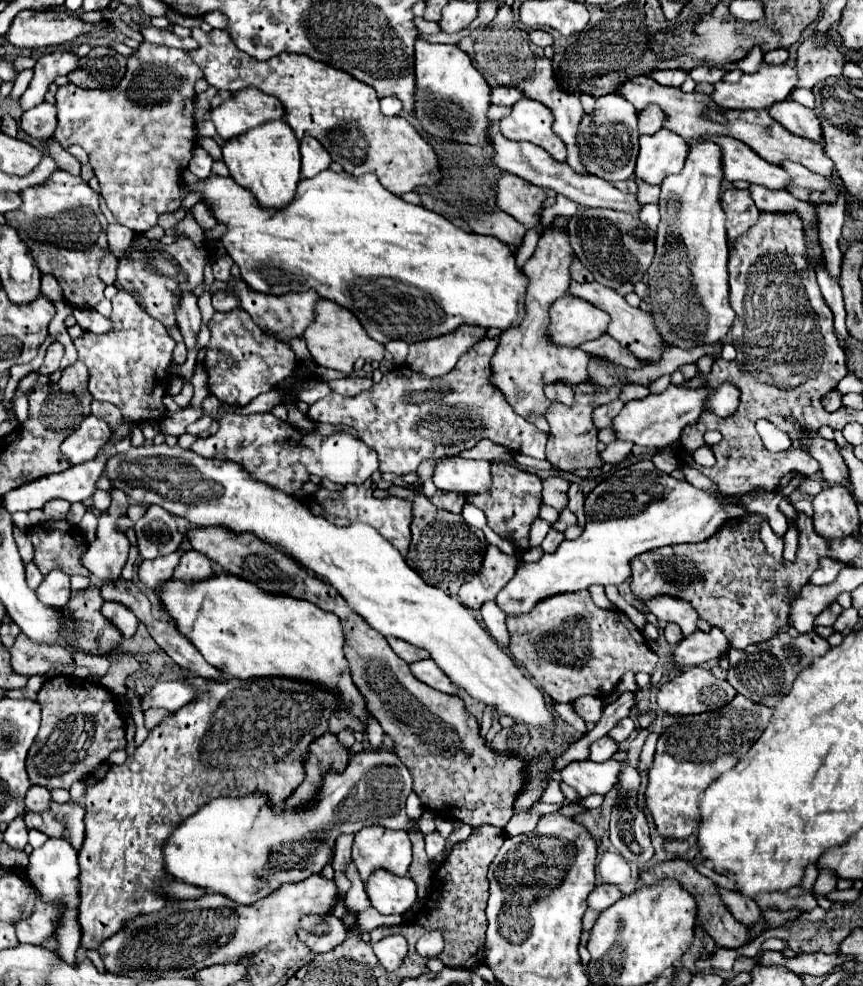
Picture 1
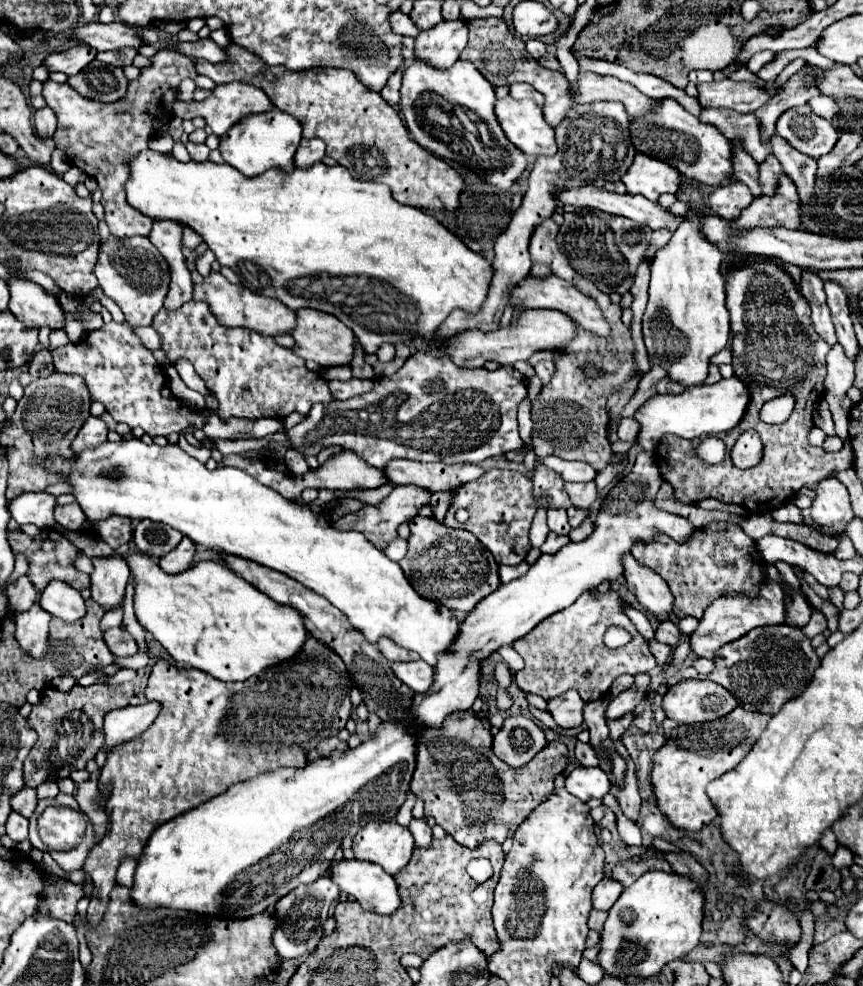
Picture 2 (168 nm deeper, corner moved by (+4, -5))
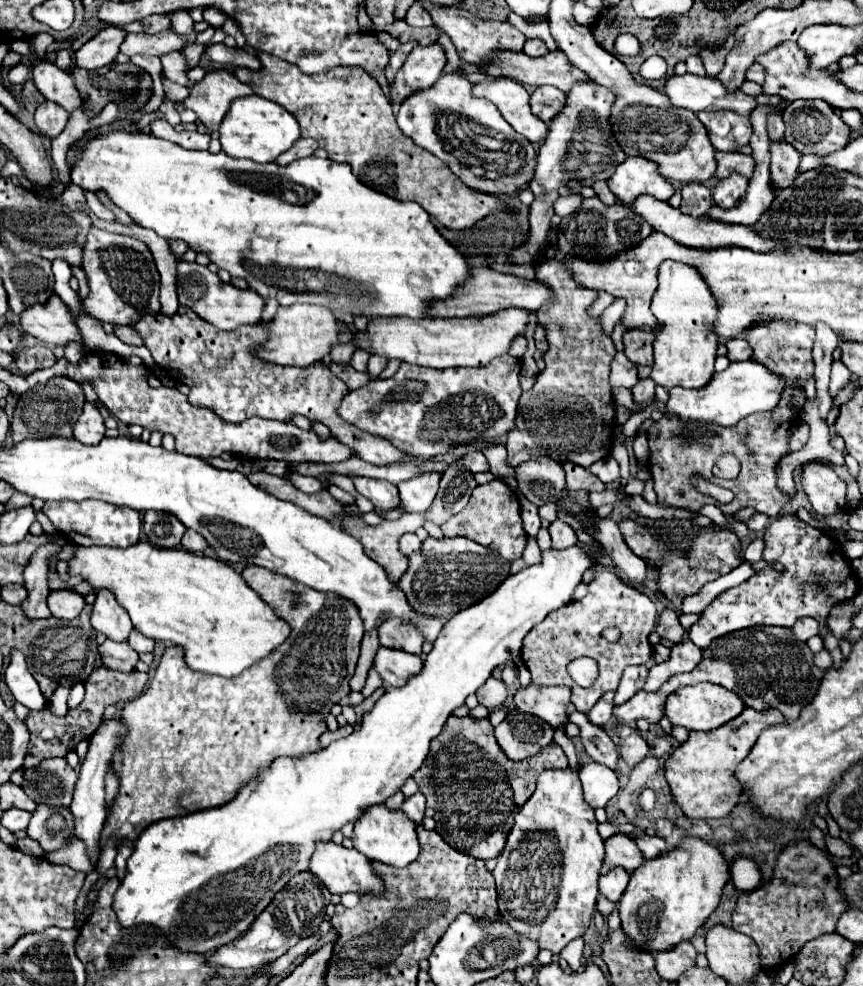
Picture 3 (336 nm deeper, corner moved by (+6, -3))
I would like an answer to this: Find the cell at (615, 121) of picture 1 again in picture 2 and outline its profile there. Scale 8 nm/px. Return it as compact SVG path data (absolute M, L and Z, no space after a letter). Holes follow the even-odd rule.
M594 102L594 104L582 104L572 106L564 120L556 126L556 144L558 152L554 156L538 156L534 162L534 168L528 178L528 194L524 194L520 208L514 212L512 222L508 228L496 238L494 246L494 276L490 282L488 298L482 304L478 312L464 312L454 310L450 316L440 324L436 338L448 338L462 330L496 330L500 326L502 312L510 300L510 290L518 280L524 280L530 276L532 260L528 256L528 244L530 236L534 234L534 228L540 226L546 218L550 218L556 212L558 198L556 194L568 188L576 186L604 186L610 180L620 180L626 174L626 168L630 168L636 150L630 144L630 116L622 108L620 102Z

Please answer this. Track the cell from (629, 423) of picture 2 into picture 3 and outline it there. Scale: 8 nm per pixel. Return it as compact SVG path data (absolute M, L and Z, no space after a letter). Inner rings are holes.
M648 378L648 380L640 380L634 388L632 388L632 400L634 404L638 404L638 408L644 408L646 402L654 396L654 380Z

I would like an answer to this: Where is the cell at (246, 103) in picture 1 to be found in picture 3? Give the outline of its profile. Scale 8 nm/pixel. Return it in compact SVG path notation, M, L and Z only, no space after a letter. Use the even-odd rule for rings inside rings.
M218 68L210 70L204 80L190 88L190 96L182 104L194 110L198 120L214 132L226 116L232 100L250 94L254 94L254 90L248 84L242 84L230 68Z

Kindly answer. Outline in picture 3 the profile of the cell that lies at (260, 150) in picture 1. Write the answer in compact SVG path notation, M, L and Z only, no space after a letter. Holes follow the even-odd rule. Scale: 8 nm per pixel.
M262 96L236 98L220 124L220 144L222 150L232 158L248 158L258 164L274 162L282 152L286 152L300 138L300 124L282 106L266 100Z

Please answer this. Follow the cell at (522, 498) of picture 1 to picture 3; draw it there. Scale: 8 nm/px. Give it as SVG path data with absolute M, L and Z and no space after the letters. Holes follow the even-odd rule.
M492 480L488 484L476 486L470 496L468 506L450 518L442 526L442 532L444 532L444 536L466 536L466 538L498 552L508 562L518 560L522 556L522 550L528 540L528 534L522 528L518 498L510 490L510 486L502 480Z

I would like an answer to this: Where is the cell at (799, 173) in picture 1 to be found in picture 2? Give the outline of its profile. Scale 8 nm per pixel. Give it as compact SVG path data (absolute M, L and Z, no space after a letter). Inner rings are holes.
M768 156L760 166L758 166L758 174L760 174L760 188L764 194L774 192L778 176L782 172L782 166L778 164L778 160L774 156Z

